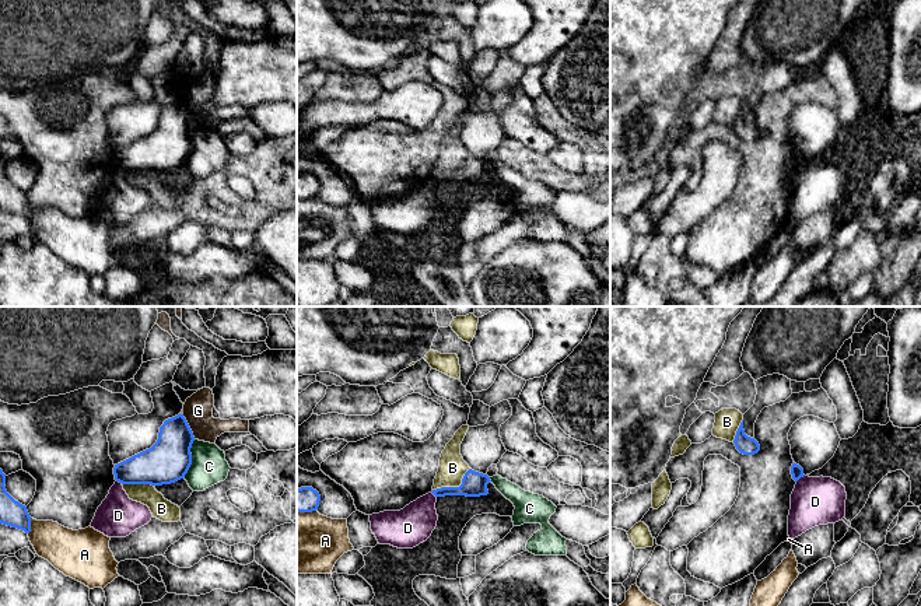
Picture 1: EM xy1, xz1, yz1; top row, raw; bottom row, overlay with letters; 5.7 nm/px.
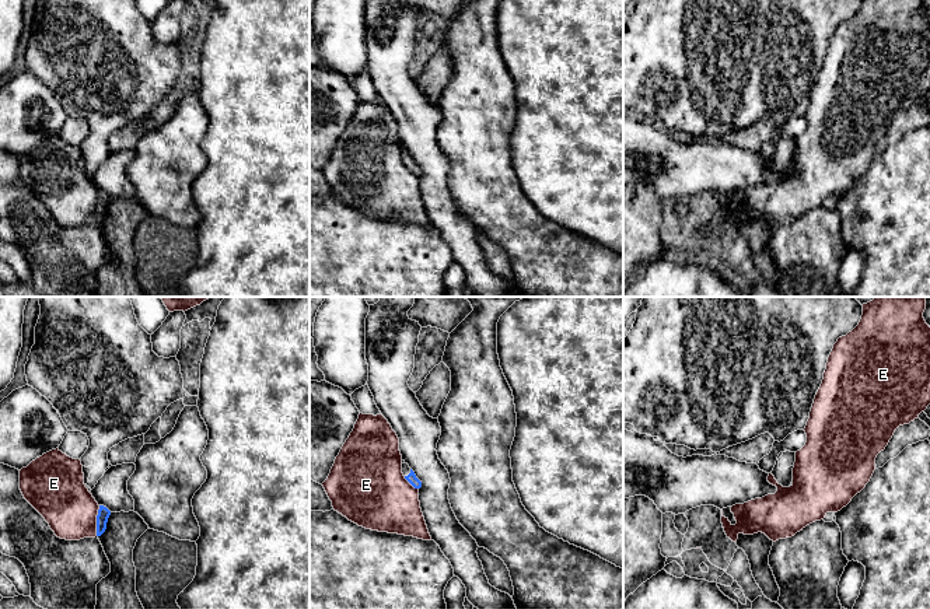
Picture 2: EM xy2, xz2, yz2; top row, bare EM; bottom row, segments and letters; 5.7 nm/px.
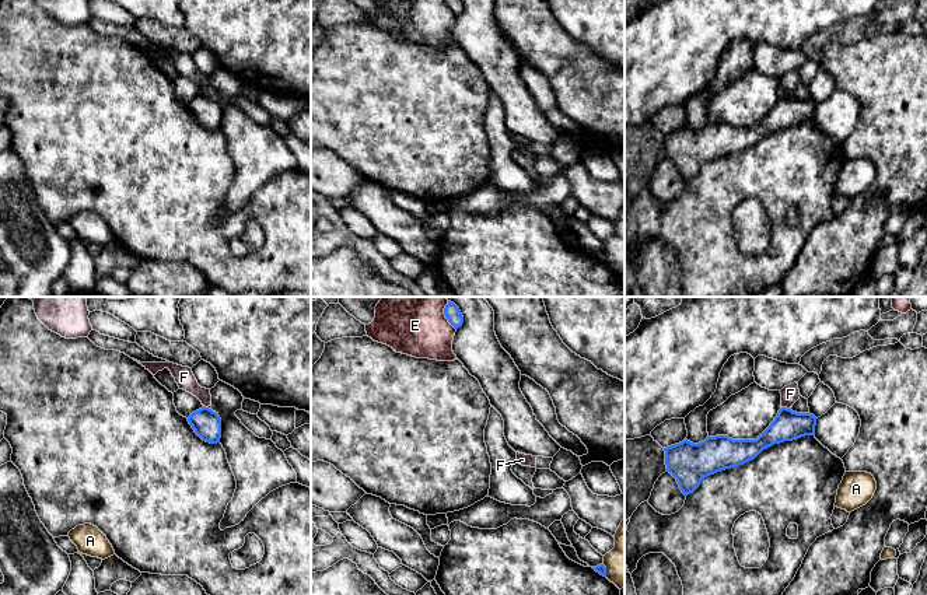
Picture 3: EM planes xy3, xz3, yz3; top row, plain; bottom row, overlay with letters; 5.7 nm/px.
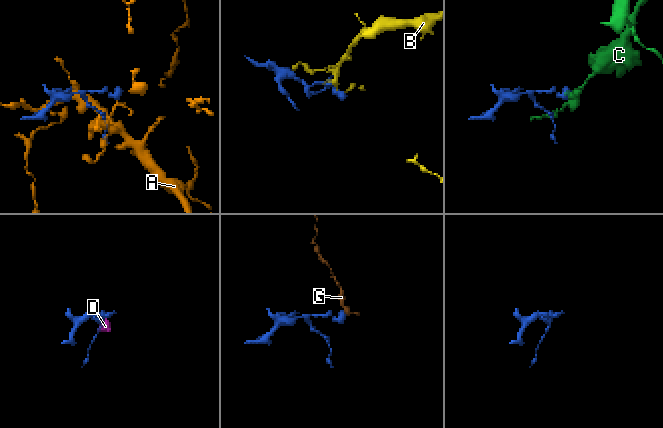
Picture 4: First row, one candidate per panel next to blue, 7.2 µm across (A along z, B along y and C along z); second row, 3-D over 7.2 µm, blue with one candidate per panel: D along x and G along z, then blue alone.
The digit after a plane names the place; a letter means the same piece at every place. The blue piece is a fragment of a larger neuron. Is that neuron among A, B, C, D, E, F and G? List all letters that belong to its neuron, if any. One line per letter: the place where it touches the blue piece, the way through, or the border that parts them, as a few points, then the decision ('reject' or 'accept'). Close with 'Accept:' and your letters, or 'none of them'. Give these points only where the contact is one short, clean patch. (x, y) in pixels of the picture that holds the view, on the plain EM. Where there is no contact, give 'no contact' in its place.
A: contact xy1 (30, 213); reject
B: contact xz1 (454, 174); reject
C: contact xy1 (191, 144); border xy1 (195, 126), (191, 135), (191, 153), (184, 163); reject
D: contact yz1 (799, 164); border yz1 (804, 161), (797, 168); reject
E: contact xy2 (97, 207); border xy2 (100, 192), (95, 221); reject
F: contact yz3 (786, 94); border yz3 (782, 93), (789, 95); reject
G: contact xy1 (188, 112); border xy1 (182, 100), (195, 125); reject
Accept: none of them

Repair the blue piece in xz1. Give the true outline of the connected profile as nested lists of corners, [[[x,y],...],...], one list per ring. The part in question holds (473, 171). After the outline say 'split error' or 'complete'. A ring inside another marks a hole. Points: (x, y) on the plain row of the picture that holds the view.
[[[469,155],[465,160],[462,165],[462,171],[459,174],[441,174],[441,175],[433,176],[431,179],[435,183],[445,183],[445,182],[480,183],[480,182],[488,181],[487,171],[490,168],[491,167],[487,161]]] | complete

